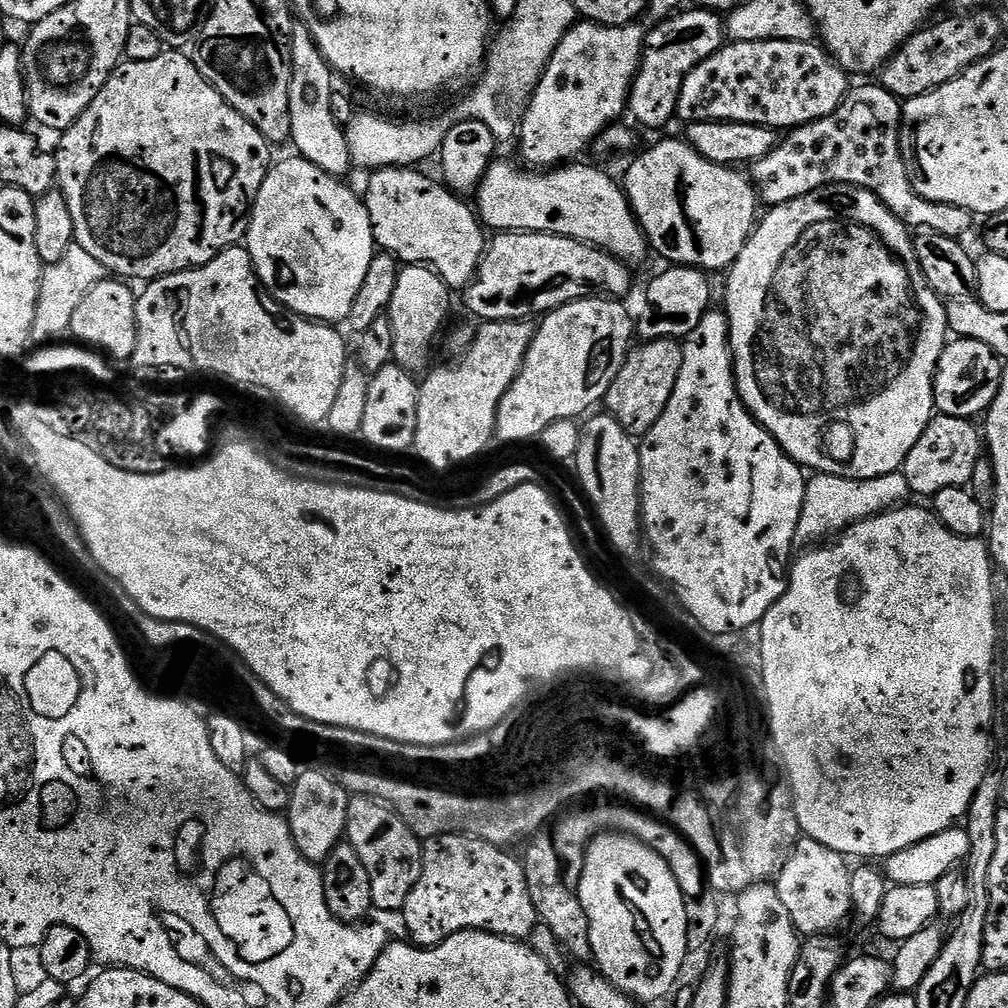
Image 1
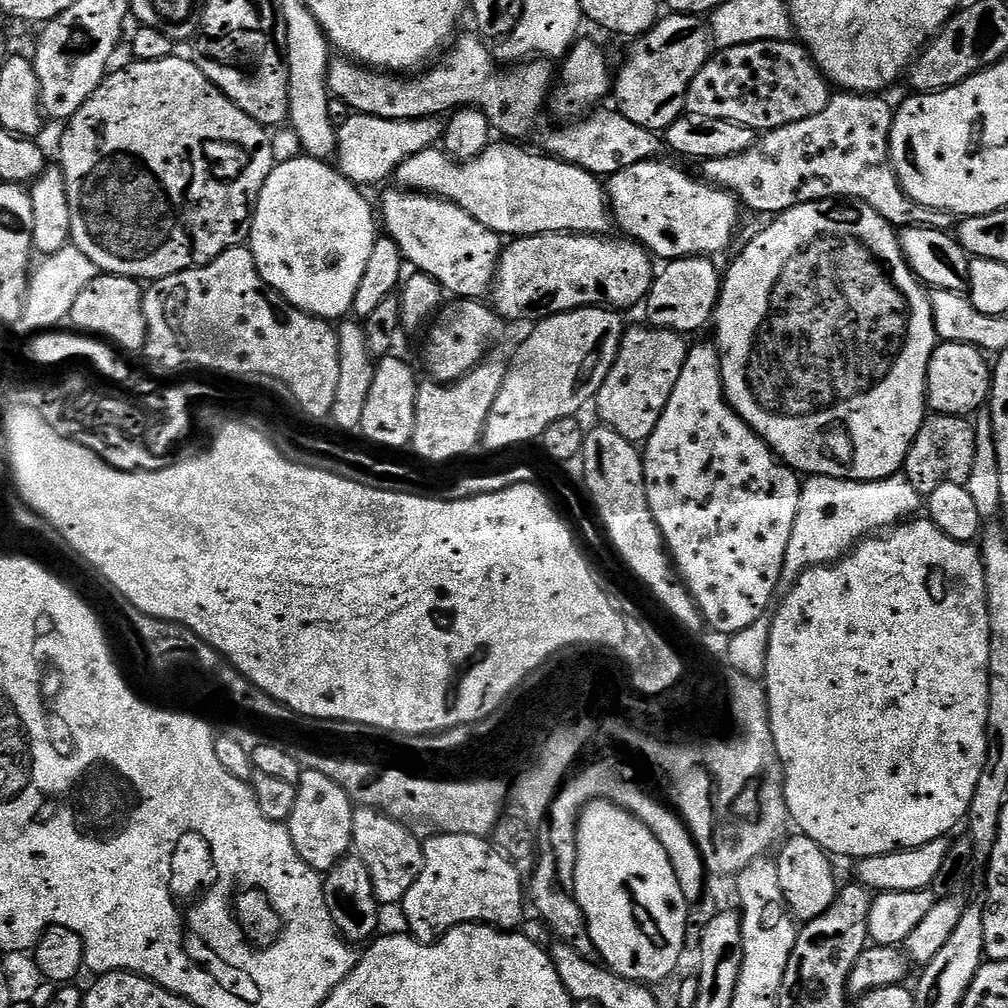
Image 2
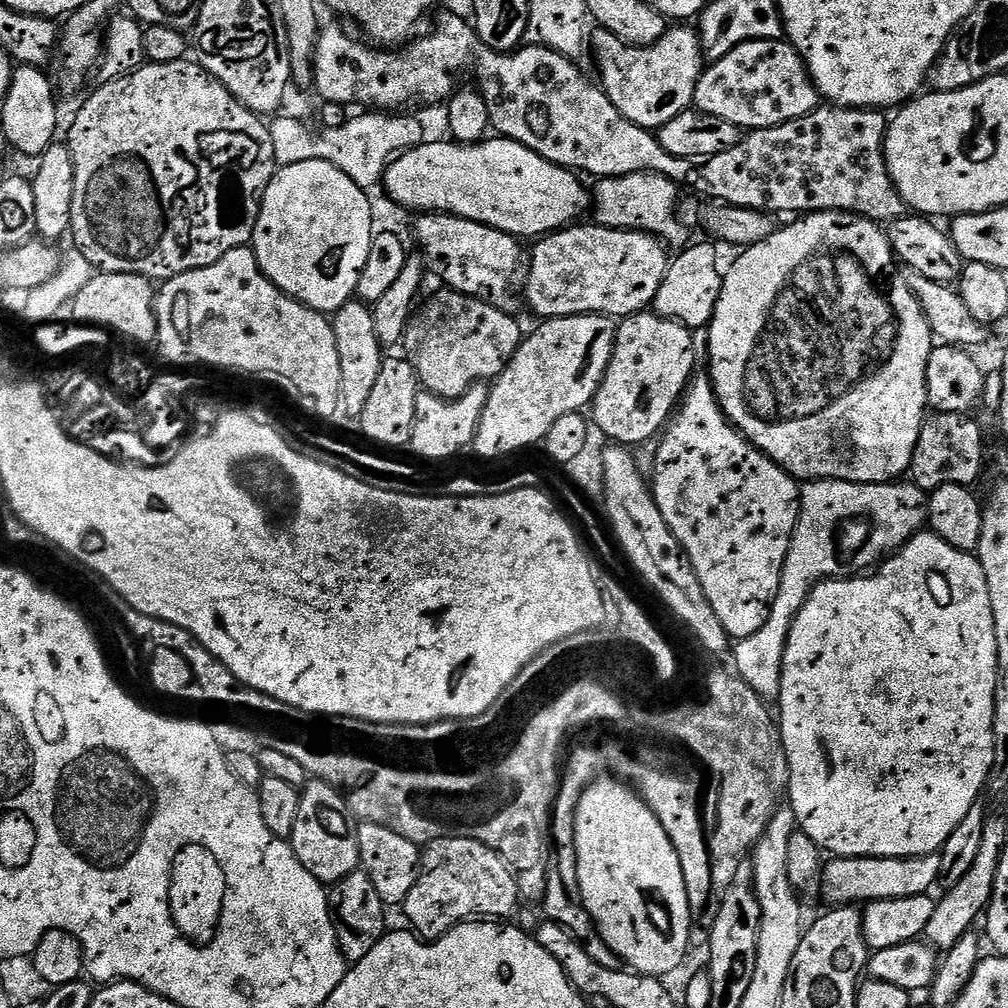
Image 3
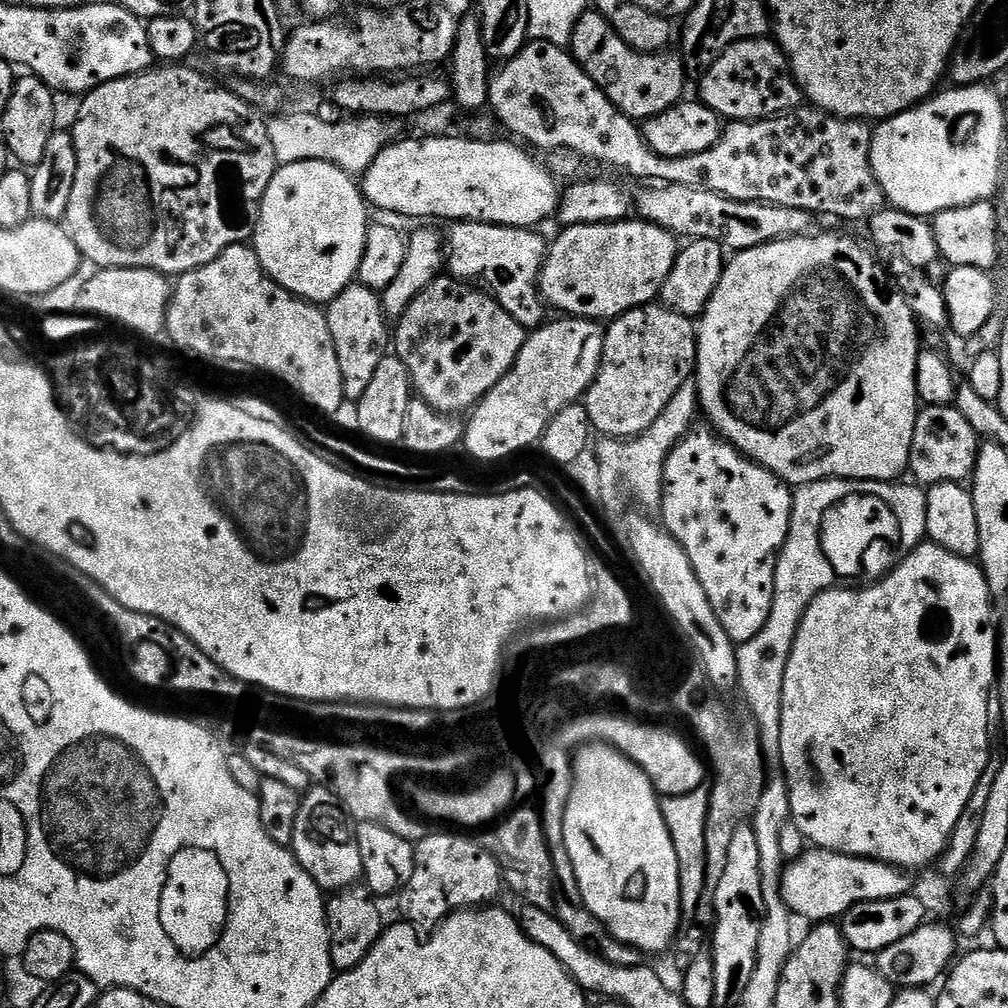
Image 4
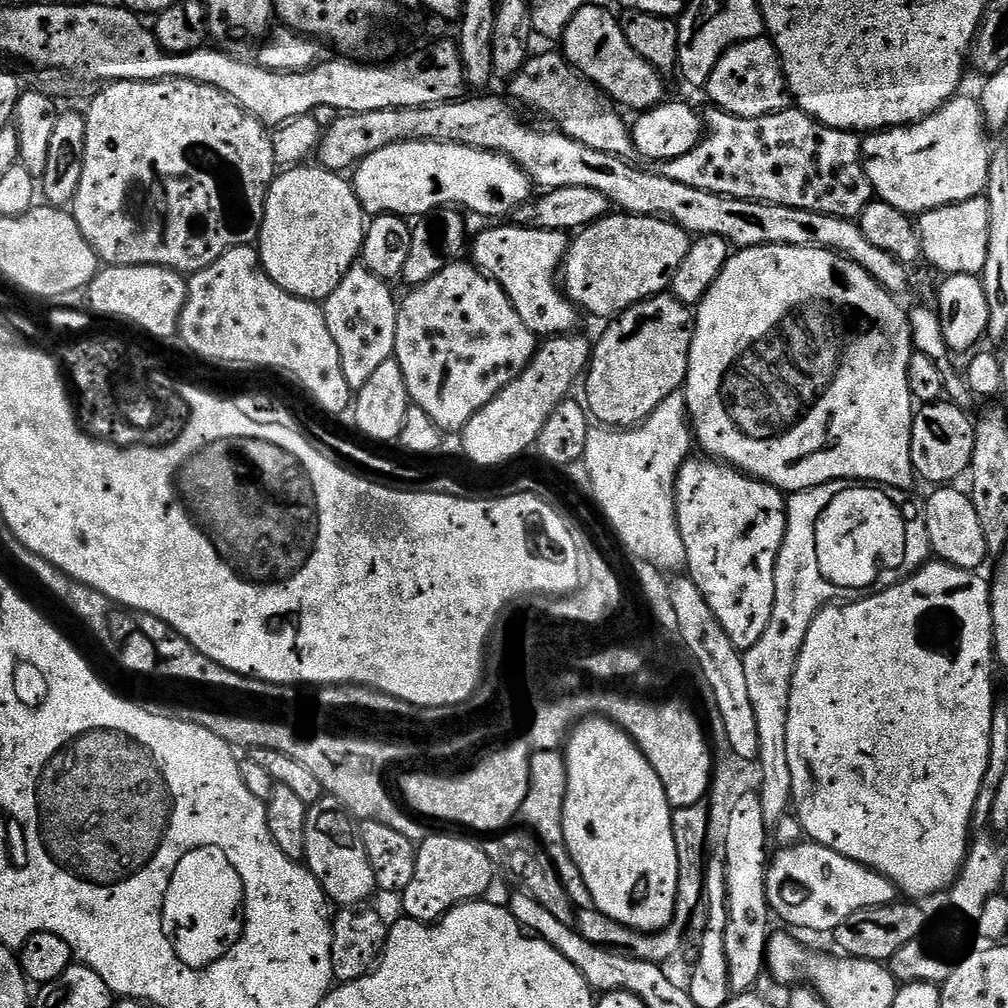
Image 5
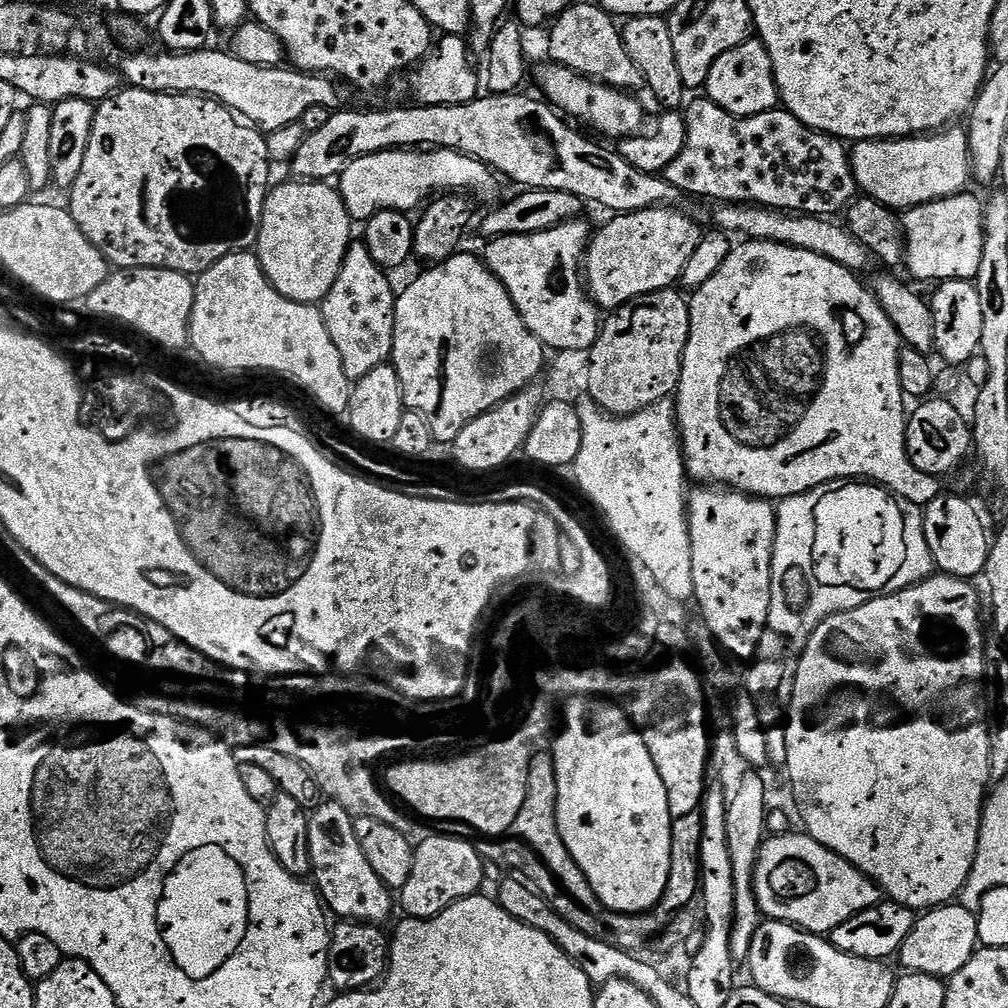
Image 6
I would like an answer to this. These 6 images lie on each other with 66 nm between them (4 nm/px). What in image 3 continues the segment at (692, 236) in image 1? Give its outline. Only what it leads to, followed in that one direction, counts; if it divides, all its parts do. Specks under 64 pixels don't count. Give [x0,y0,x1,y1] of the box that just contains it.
[590,172,688,245]

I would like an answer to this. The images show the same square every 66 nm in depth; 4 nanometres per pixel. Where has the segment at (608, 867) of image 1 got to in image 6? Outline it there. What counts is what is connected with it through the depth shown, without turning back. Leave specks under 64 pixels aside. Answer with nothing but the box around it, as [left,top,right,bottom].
[550,695,674,913]

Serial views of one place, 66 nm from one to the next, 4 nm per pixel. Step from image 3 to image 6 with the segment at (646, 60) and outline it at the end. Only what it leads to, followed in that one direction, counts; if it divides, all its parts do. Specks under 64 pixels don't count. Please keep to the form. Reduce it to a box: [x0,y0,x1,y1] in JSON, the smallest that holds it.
[548,3,645,90]

